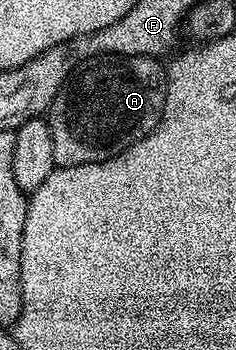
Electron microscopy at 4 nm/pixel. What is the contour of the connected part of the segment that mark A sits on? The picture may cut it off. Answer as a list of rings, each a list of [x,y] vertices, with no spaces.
[[[112,56],[78,64],[48,110],[55,166],[106,161],[151,133],[166,102],[166,69],[162,64],[152,57]]]

